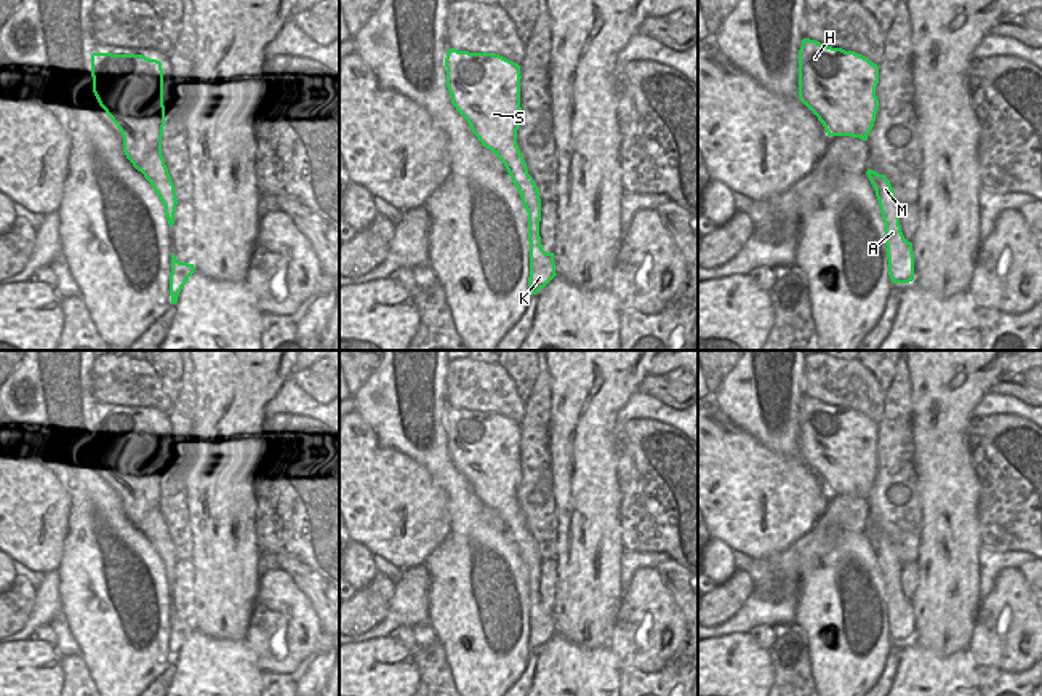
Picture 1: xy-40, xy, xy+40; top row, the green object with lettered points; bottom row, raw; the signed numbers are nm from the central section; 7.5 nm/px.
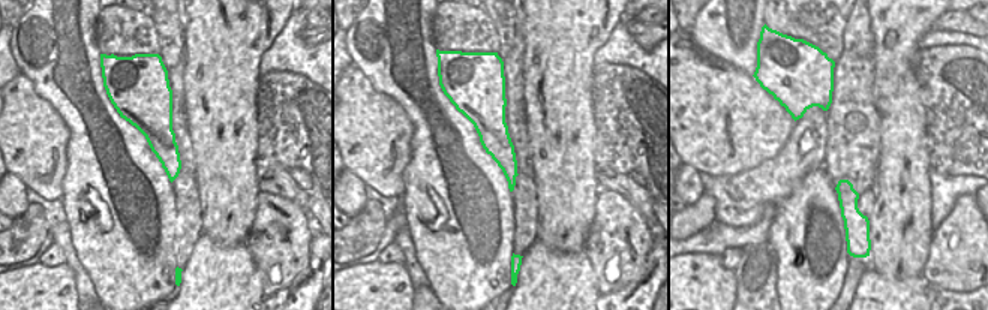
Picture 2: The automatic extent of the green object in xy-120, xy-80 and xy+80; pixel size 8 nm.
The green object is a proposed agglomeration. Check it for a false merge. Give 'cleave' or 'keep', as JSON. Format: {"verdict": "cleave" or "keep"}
{"verdict": "keep"}

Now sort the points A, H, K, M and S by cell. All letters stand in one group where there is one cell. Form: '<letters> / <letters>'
A H K M S

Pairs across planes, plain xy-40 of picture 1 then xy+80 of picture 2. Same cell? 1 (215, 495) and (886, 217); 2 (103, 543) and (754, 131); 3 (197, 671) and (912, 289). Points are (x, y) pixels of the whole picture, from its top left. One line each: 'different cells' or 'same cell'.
1: same cell
2: different cells
3: same cell

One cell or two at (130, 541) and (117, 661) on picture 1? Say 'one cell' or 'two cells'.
one cell

